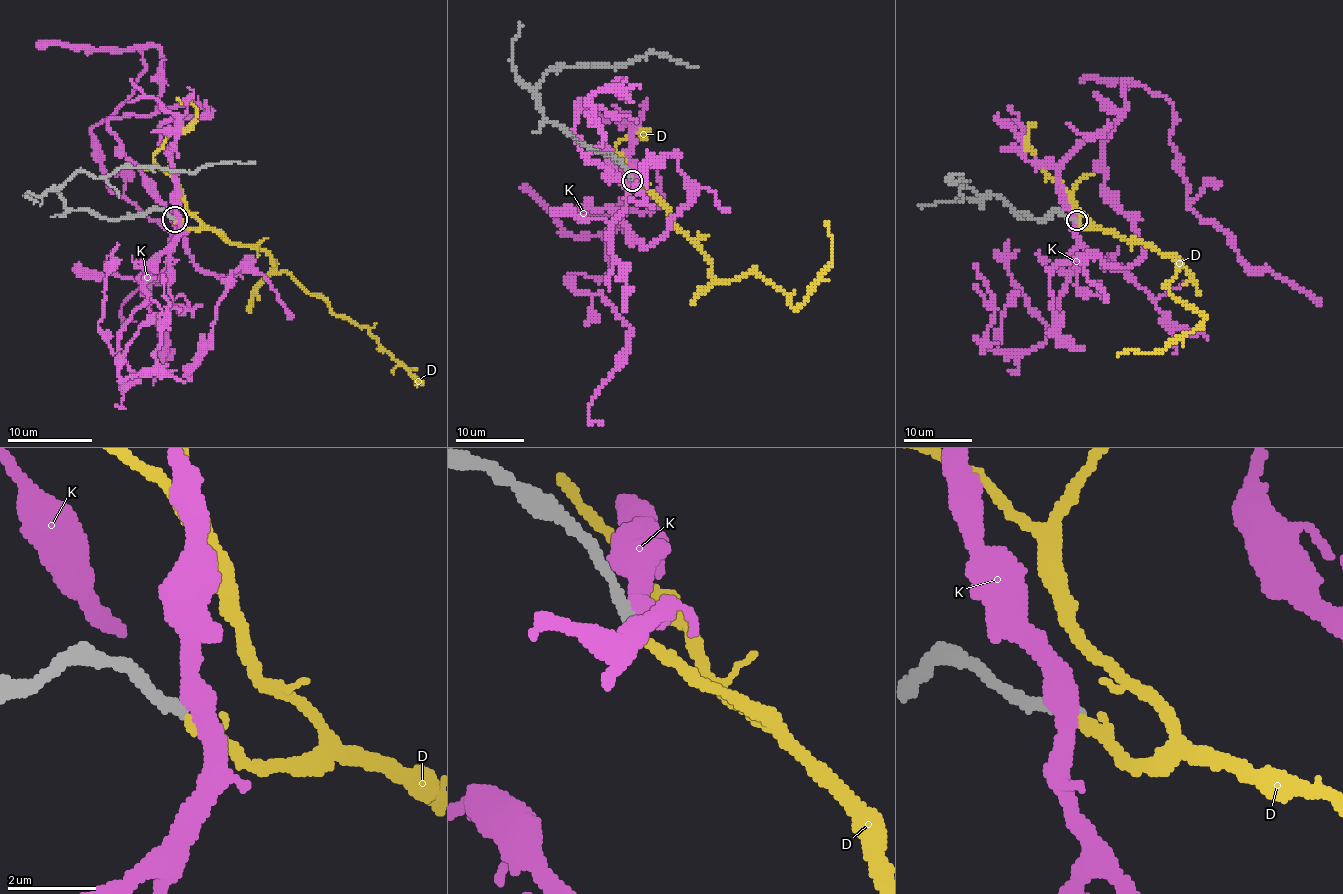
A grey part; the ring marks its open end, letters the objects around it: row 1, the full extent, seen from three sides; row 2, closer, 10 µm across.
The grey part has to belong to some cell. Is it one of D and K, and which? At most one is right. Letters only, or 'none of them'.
D

